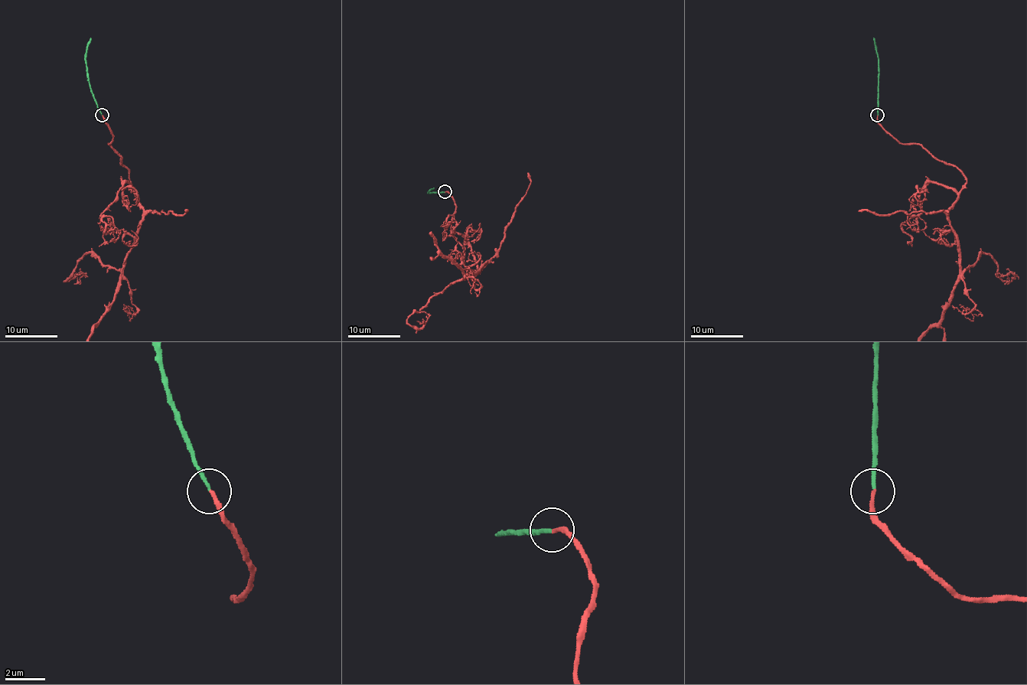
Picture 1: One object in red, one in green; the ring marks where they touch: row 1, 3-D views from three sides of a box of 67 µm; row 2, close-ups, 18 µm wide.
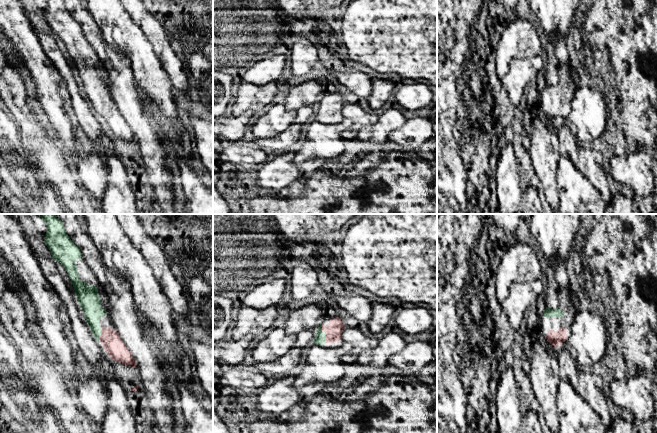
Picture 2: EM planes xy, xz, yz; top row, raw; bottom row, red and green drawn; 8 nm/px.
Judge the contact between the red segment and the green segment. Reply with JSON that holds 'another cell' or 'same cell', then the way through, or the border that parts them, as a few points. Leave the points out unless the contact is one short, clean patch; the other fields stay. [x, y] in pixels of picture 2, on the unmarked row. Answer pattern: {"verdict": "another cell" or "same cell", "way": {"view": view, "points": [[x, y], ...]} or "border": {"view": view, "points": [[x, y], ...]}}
{"verdict": "same cell", "way": {"view": "xz", "points": [[333, 106], [330, 109], [325, 109], [320, 115]]}}

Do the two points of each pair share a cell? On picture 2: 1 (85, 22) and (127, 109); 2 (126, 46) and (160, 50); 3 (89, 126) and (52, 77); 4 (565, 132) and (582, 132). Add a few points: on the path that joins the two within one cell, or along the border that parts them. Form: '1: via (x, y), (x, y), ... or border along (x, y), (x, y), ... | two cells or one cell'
1: via (99, 44), (121, 66), (121, 84), (123, 87) | one cell
2: border along (141, 28), (163, 70) | two cells
3: border along (64, 85), (73, 111) | two cells
4: border along (574, 134), (585, 147) | two cells

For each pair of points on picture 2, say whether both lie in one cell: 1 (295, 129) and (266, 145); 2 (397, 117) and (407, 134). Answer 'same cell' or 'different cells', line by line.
1: same cell
2: different cells

